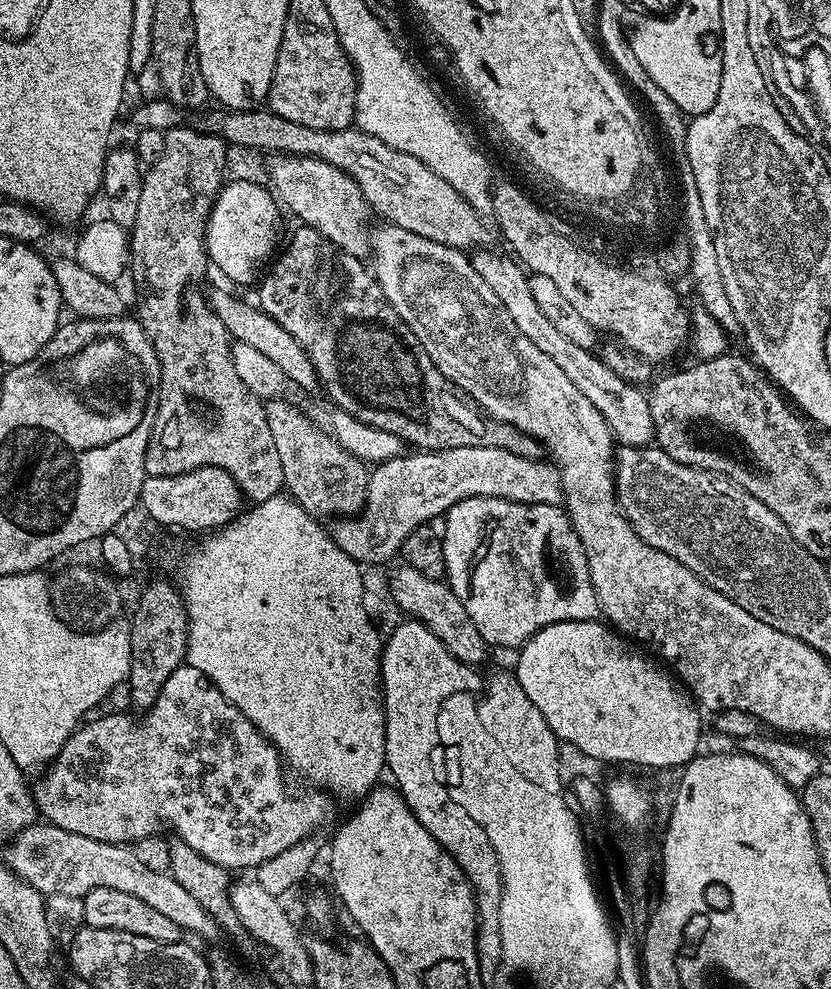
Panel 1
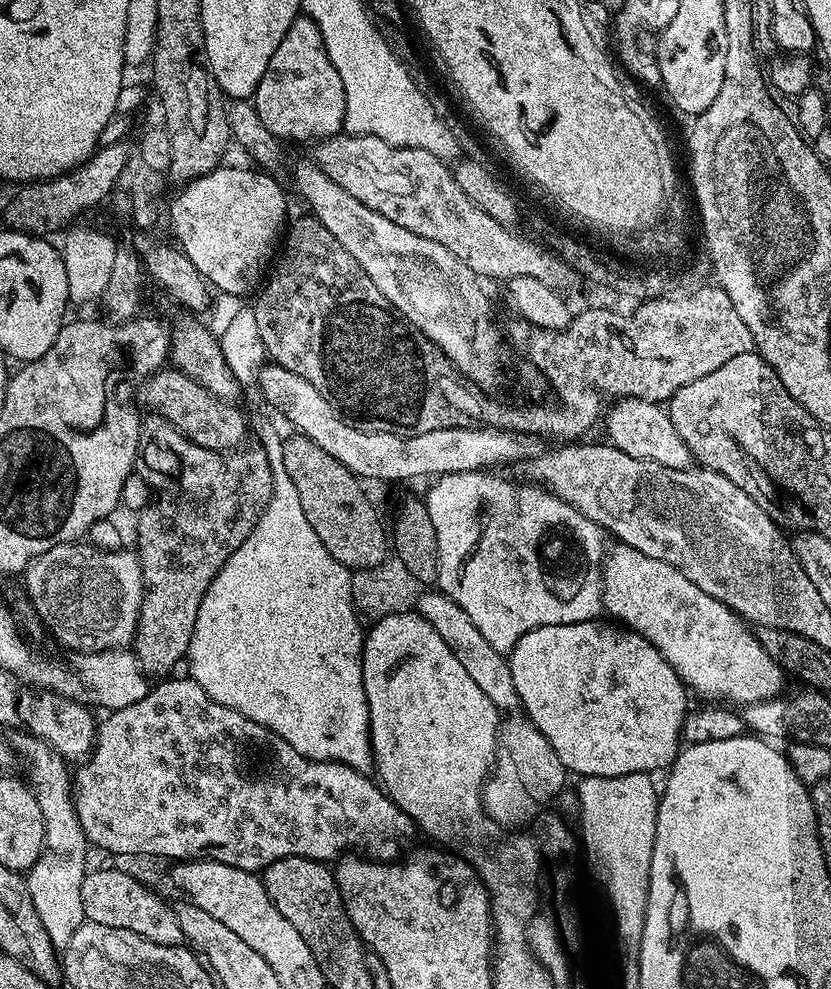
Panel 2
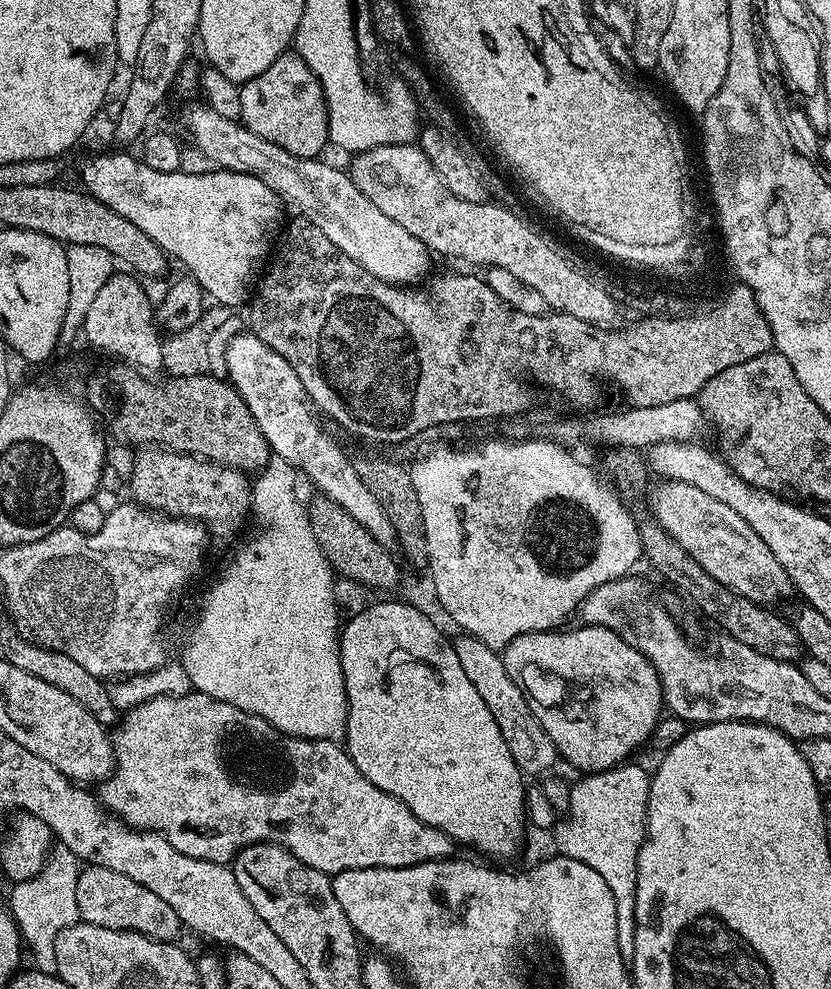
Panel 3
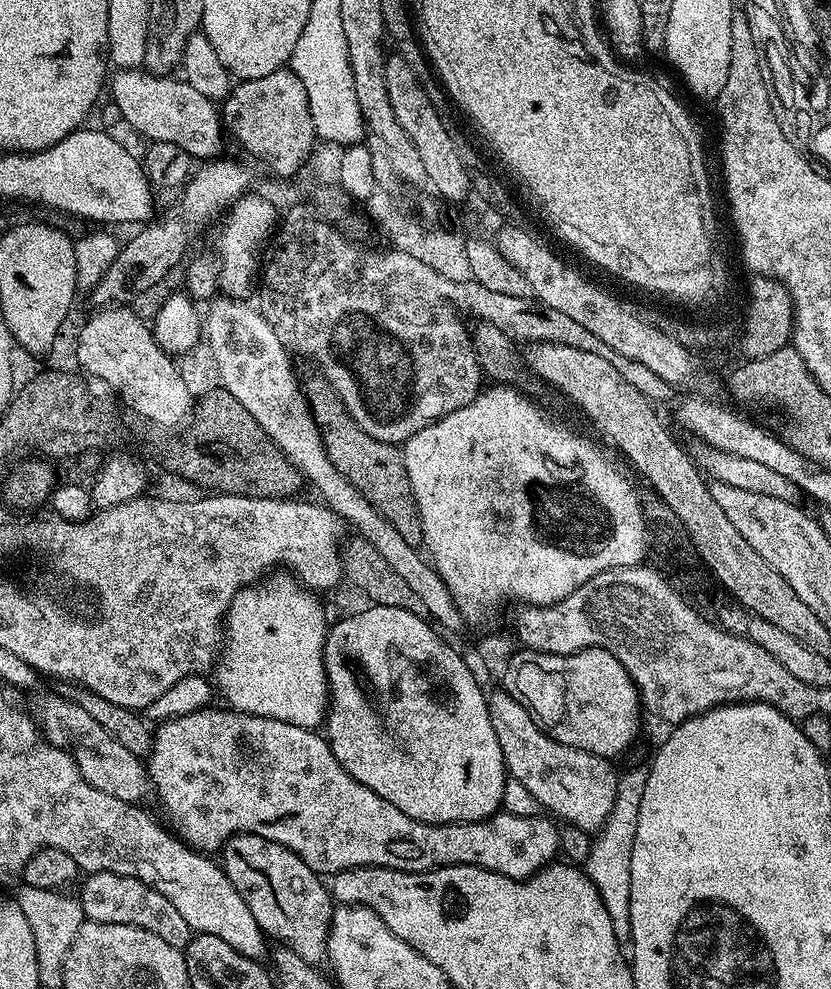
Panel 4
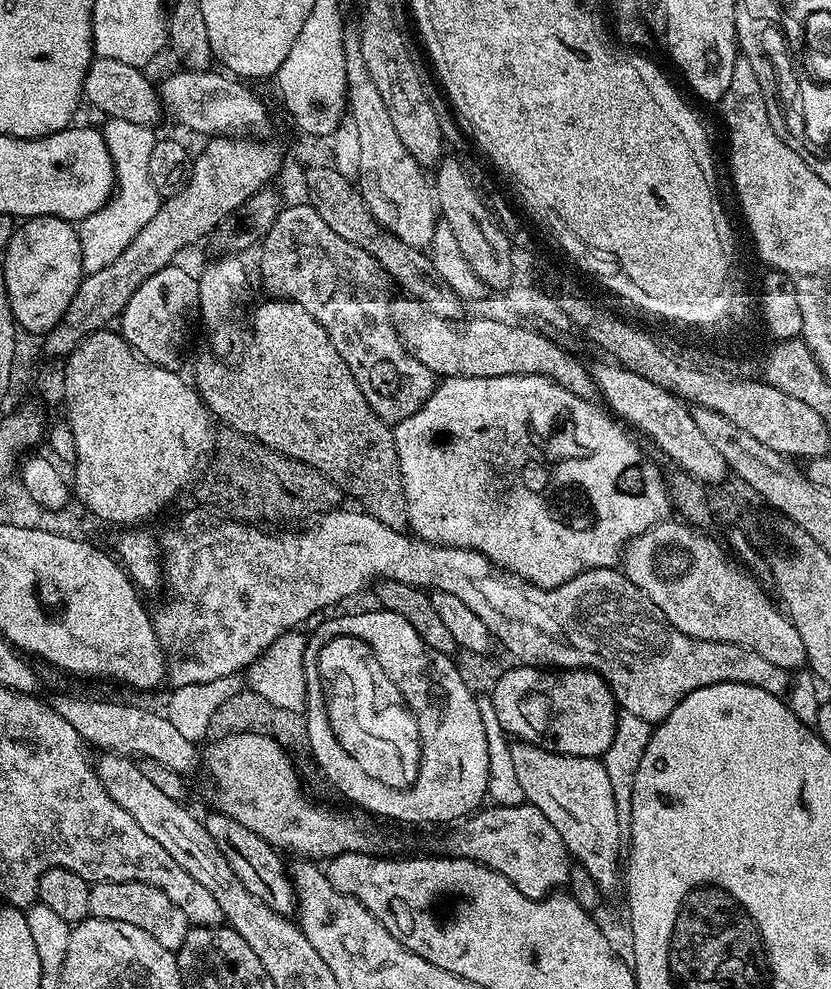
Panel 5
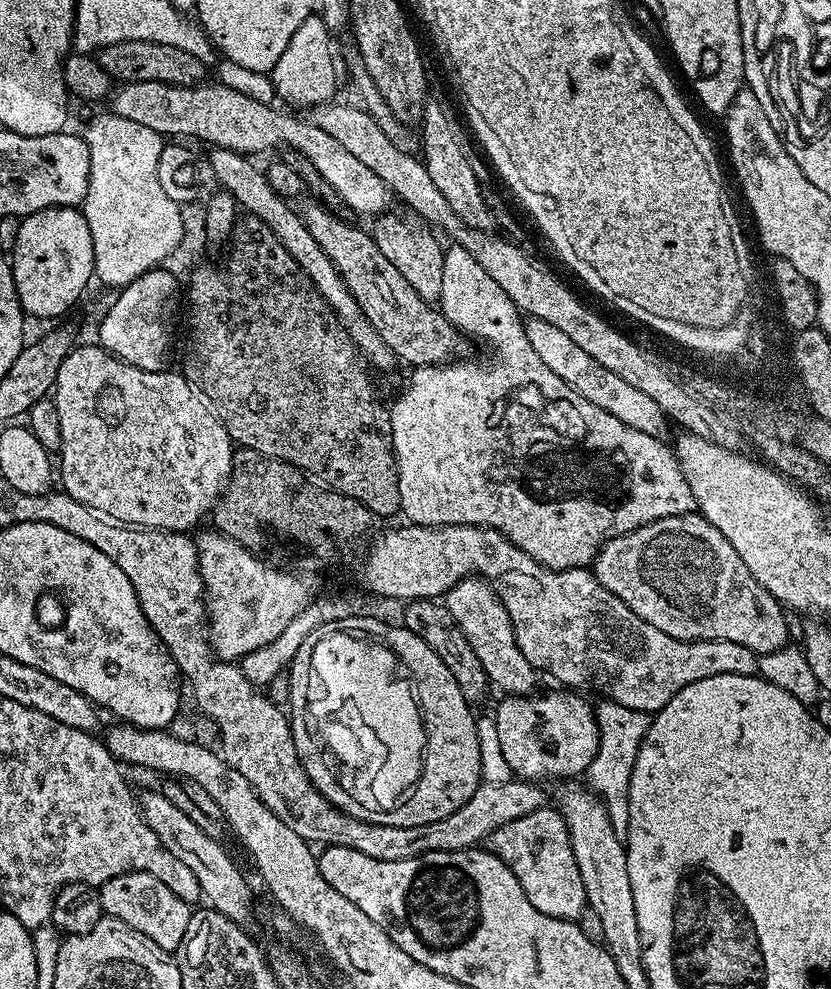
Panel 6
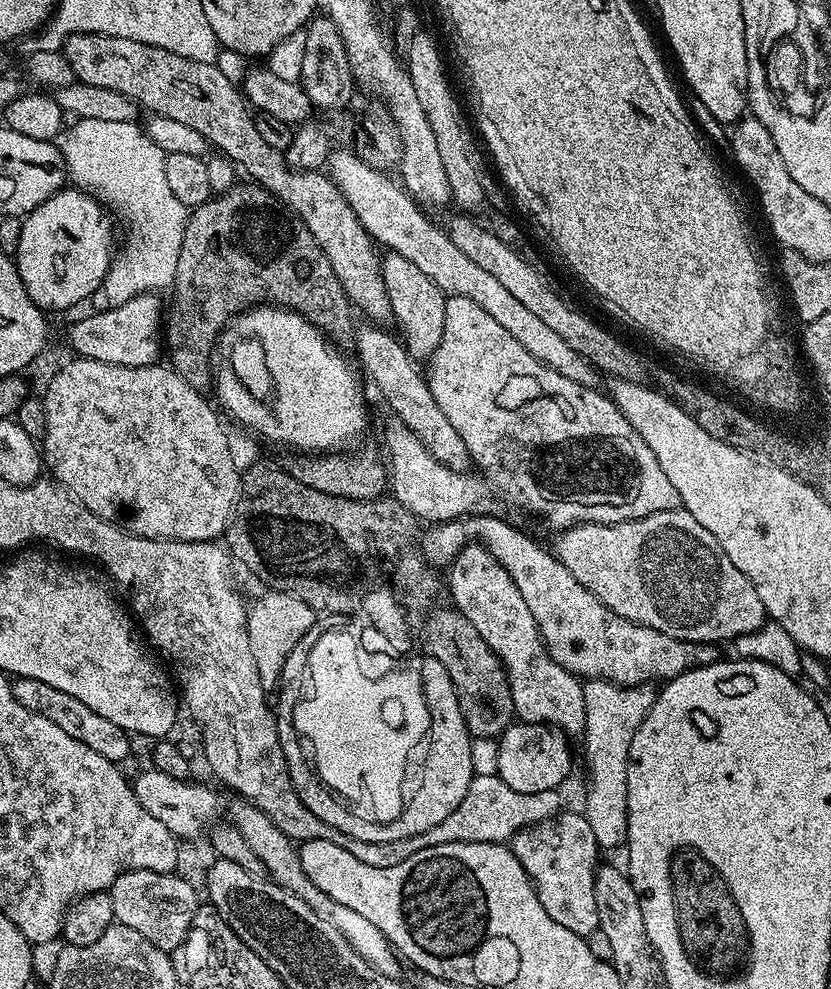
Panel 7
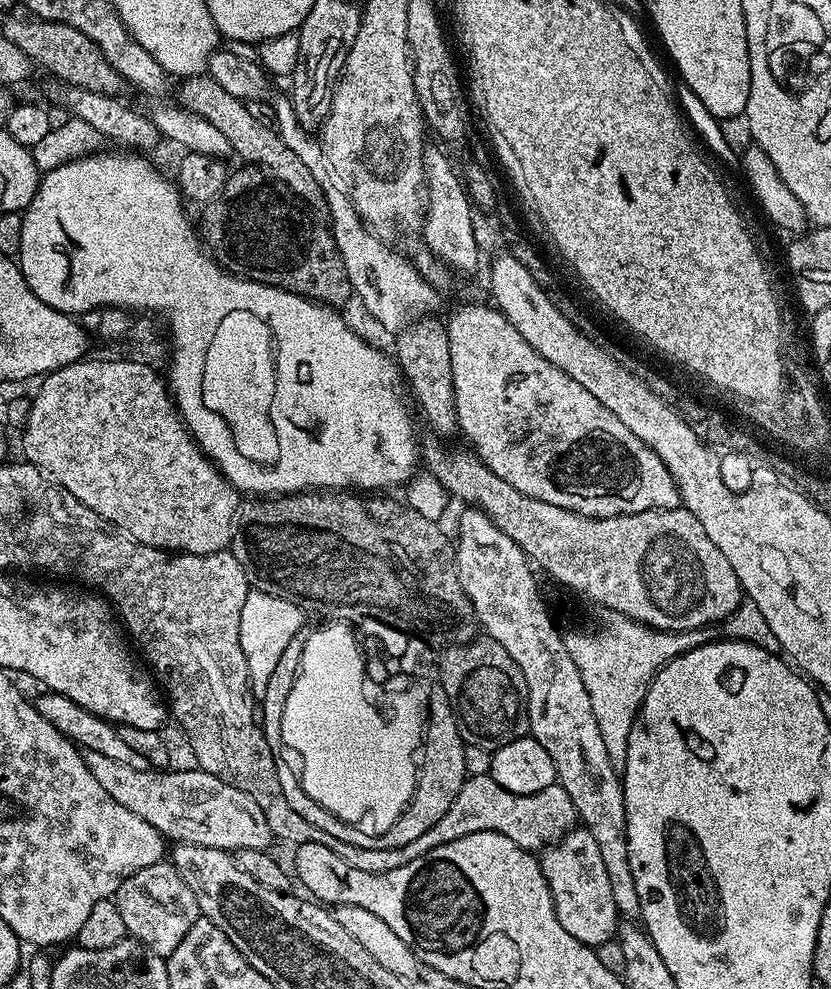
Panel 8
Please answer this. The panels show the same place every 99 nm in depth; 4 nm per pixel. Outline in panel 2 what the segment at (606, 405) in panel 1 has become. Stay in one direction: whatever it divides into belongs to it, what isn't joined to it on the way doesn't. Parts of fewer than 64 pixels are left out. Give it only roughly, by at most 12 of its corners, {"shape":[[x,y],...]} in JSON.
{"shape":[[625,396],[607,409],[622,454],[691,468],[667,407]]}

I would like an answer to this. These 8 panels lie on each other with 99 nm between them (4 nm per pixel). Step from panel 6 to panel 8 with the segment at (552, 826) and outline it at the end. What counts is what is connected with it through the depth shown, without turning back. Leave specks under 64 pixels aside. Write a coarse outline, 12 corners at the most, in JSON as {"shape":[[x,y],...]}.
{"shape":[[594,834],[538,859],[562,930],[593,950],[618,932]]}

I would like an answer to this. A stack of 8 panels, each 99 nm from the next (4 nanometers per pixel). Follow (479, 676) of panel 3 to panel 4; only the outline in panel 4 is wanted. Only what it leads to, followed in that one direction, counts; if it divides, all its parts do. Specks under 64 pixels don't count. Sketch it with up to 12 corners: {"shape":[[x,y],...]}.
{"shape":[[489,691],[509,777],[545,813],[599,833],[616,805],[609,757],[550,738]]}

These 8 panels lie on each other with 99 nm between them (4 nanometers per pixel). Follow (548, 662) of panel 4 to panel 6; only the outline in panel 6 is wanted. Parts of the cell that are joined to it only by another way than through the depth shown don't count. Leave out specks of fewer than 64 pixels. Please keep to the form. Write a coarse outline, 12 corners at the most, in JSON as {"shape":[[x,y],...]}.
{"shape":[[576,690],[505,695],[494,710],[517,777],[580,776],[596,709]]}

